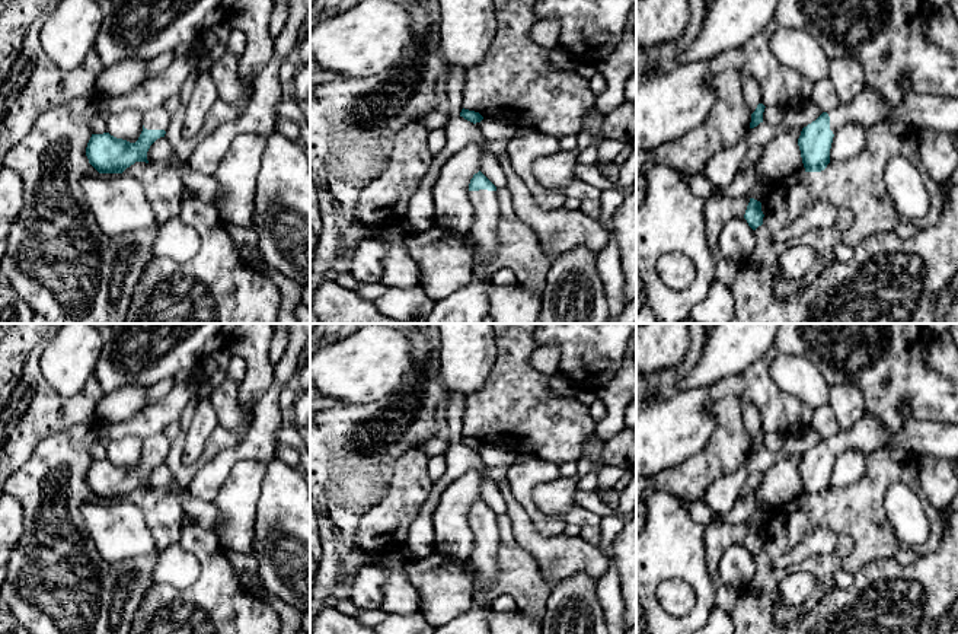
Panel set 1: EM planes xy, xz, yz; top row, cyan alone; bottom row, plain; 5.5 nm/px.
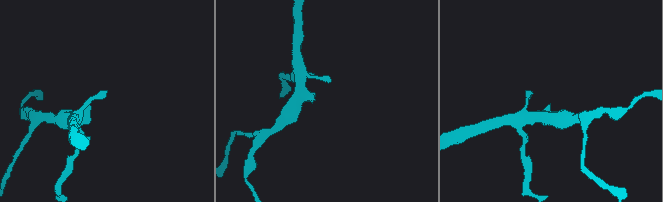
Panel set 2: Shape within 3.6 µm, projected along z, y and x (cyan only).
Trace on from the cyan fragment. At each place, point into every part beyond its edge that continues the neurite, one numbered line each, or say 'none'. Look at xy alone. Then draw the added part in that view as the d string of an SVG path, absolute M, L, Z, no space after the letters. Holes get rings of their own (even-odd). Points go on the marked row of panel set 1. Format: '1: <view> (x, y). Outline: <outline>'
1: xy (157, 118). Outline: M160 106L160 108L154 108L154 109L144 112L143 125L147 130L165 130L166 131L170 120L172 120L170 114L163 106Z

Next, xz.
1: xz (469, 305). Outline: M469 191L475 208L473 238L475 265L467 286L450 296L435 300L435 306L425 324L480 324L489 313L488 290L492 271L488 268L498 246L499 206L496 191Z

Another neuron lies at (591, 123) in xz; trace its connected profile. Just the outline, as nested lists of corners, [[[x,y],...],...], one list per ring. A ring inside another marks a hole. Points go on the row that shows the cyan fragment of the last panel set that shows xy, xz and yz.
[[[590,108],[582,118],[582,128],[593,137],[593,144],[604,141],[600,134],[603,117],[595,114],[595,108]]]

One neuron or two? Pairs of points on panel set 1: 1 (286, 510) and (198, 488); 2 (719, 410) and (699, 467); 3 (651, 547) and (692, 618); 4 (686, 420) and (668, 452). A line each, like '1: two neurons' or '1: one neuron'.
1: two neurons
2: one neuron
3: one neuron
4: one neuron

